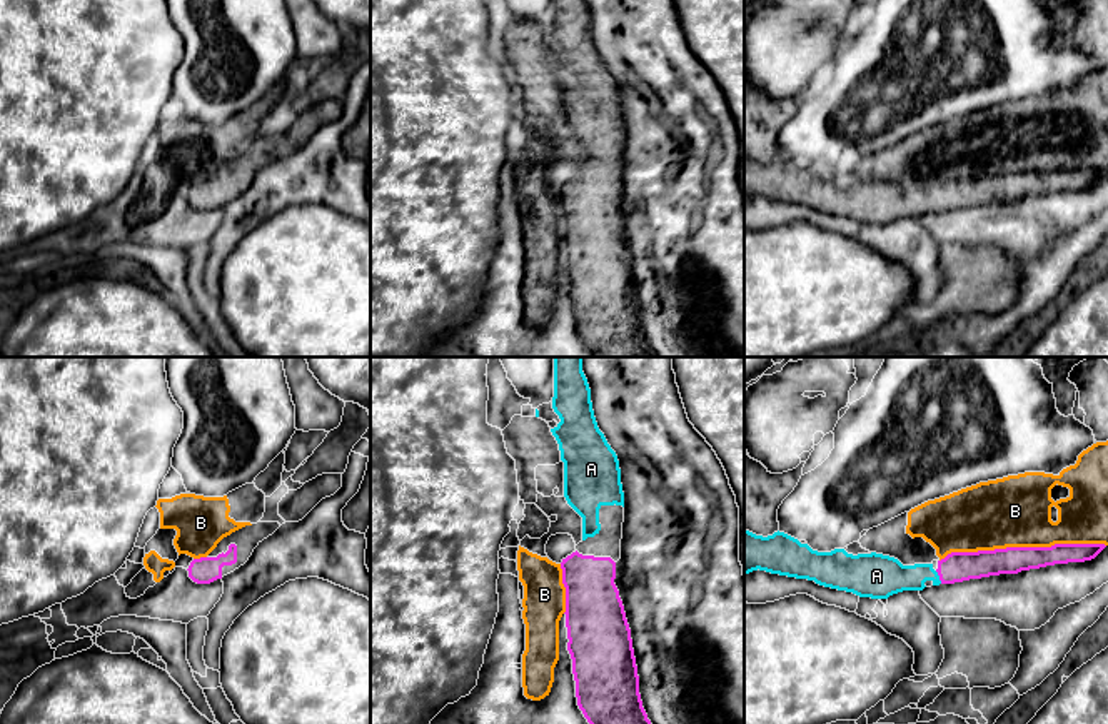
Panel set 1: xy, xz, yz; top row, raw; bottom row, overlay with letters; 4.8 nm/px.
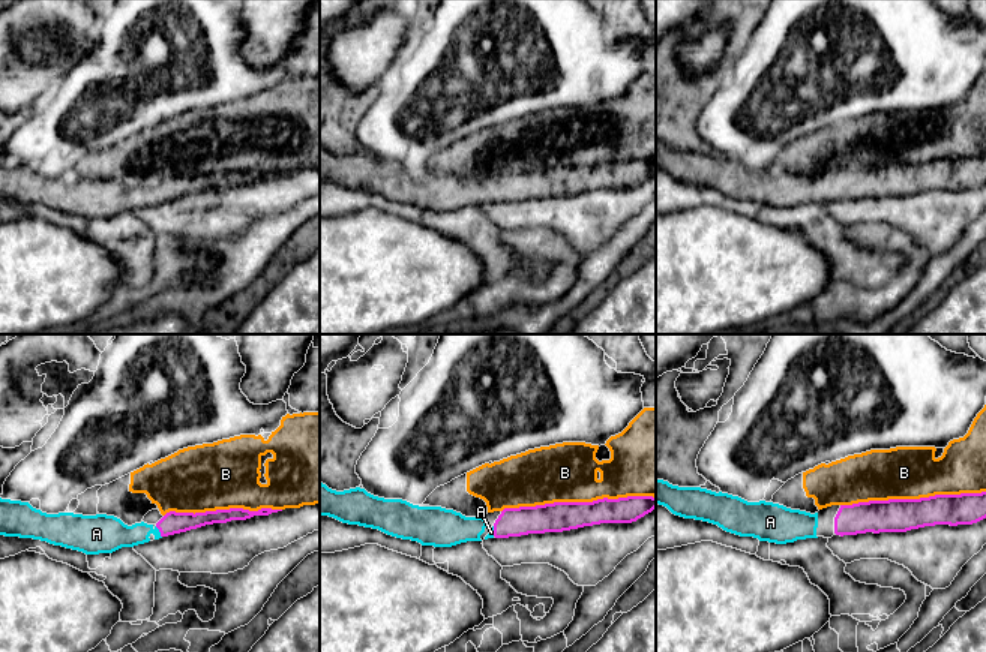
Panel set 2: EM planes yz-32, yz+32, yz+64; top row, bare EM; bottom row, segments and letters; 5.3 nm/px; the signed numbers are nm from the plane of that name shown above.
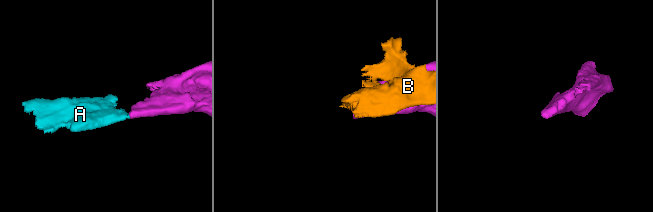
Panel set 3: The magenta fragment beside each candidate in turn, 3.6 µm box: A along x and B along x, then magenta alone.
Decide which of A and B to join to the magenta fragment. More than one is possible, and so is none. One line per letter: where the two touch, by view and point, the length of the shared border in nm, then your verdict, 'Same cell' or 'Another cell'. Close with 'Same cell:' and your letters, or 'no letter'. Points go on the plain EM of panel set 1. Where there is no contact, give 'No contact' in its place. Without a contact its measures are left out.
A: Touches magenta at yz (940, 204). Shared border 70 nm. Same cell
B: Touches magenta at yz (1022, 174). Shared border 800 nm. Another cell
Same cell: A

